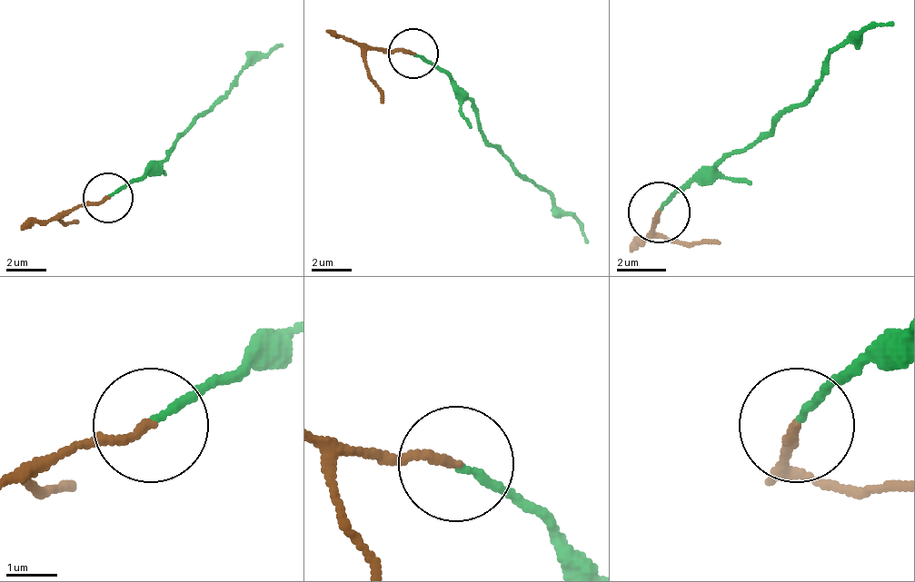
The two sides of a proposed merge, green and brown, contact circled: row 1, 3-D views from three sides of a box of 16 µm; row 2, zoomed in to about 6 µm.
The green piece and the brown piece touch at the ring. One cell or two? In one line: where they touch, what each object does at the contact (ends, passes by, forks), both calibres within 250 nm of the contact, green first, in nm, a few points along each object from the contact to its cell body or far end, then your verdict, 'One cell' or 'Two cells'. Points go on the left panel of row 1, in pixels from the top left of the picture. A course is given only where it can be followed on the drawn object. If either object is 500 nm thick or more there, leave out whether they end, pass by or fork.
Place: (108, 198). At the ring green ends. At the ring brown ends. Thickness 120 nm (green) against 160 nm. Course of green: (106, 196), (152, 172), (251, 62), (281, 42). Course of brown: (106, 196), (62, 216), (62, 221), (76, 221). Two cells

